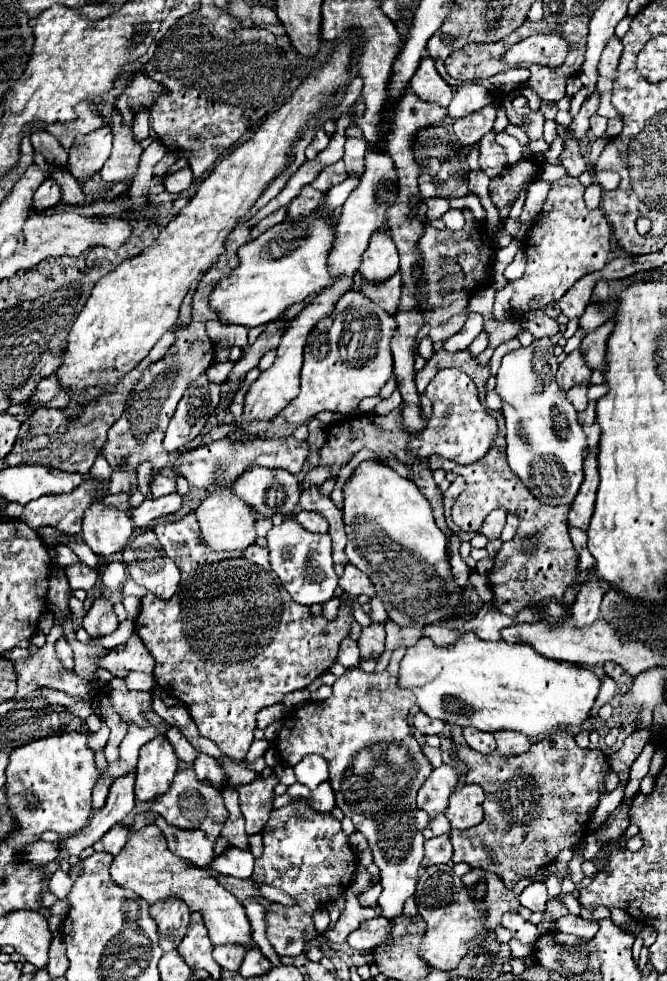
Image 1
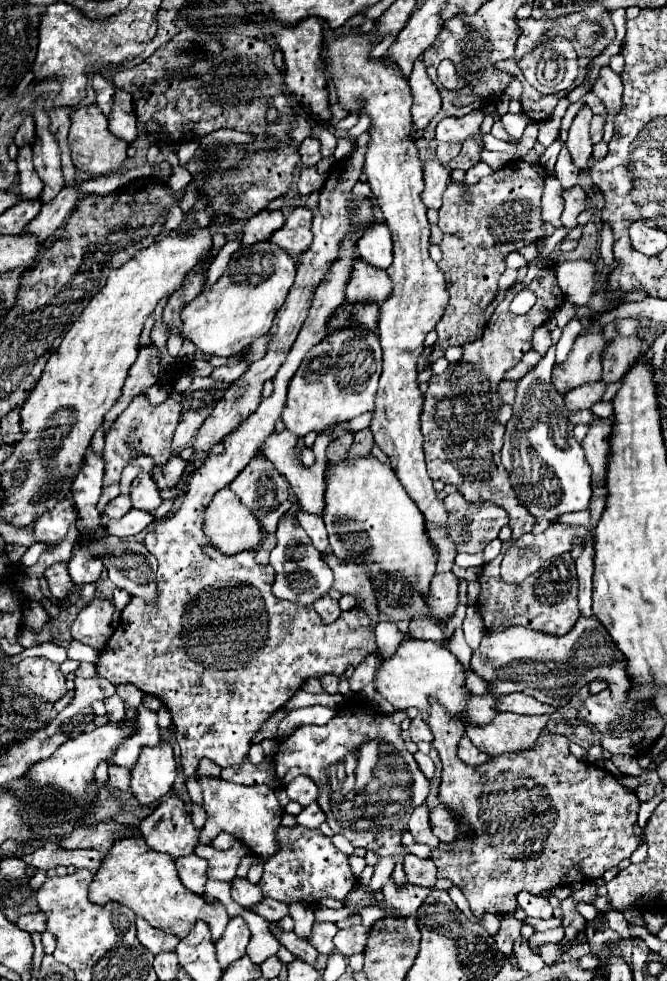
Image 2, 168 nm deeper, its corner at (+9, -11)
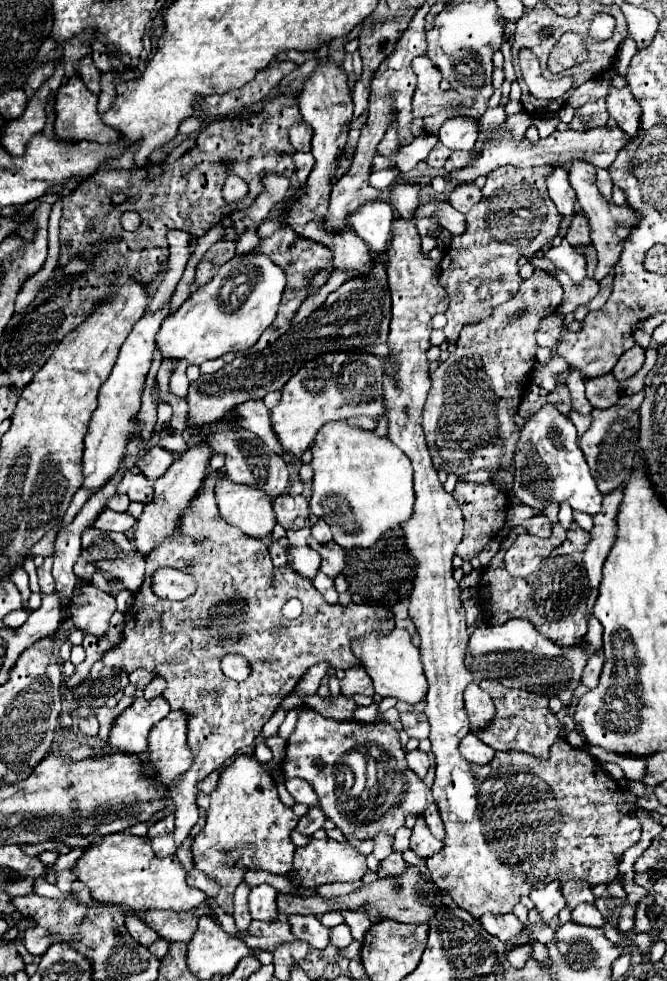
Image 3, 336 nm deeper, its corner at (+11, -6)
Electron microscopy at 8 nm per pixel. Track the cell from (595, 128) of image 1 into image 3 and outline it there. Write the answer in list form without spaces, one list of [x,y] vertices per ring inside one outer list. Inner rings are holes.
[[[592,99],[584,107],[576,109],[576,115],[568,127],[574,131],[586,131],[594,127],[604,127],[606,121],[608,121],[608,111],[604,99]]]

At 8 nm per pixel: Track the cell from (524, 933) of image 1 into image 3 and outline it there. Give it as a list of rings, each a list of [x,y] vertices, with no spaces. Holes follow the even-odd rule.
[[[486,913],[486,915],[482,915],[478,921],[482,923],[482,927],[484,927],[490,935],[498,937],[502,943],[518,937],[518,935],[522,933],[522,929],[524,929],[522,921],[520,921],[514,913],[506,913],[506,915]]]

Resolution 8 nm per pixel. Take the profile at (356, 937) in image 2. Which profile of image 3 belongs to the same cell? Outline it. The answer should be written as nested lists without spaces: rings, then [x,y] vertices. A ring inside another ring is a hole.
[[[342,923],[342,925],[338,925],[338,927],[332,927],[330,943],[332,943],[336,949],[346,949],[346,947],[352,943],[352,935],[350,935],[350,929],[348,929],[346,923]]]

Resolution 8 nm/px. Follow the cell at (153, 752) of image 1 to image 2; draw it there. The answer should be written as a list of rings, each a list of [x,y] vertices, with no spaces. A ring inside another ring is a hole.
[[[162,740],[160,746],[142,748],[136,768],[132,770],[132,792],[140,804],[152,804],[170,794],[176,778],[174,748]]]

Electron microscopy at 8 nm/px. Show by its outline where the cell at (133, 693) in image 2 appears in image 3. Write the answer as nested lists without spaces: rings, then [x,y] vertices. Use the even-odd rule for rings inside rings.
[[[134,671],[134,673],[130,673],[128,679],[136,689],[144,689],[154,679],[154,675],[148,673],[148,671]]]

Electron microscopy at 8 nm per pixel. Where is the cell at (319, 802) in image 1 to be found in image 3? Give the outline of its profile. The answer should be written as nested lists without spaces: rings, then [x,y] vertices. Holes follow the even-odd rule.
[[[310,807],[308,813],[300,817],[296,829],[298,829],[302,835],[312,835],[314,831],[318,831],[318,829],[324,827],[324,821],[326,821],[326,817],[324,817],[324,813],[320,811],[320,807]]]

